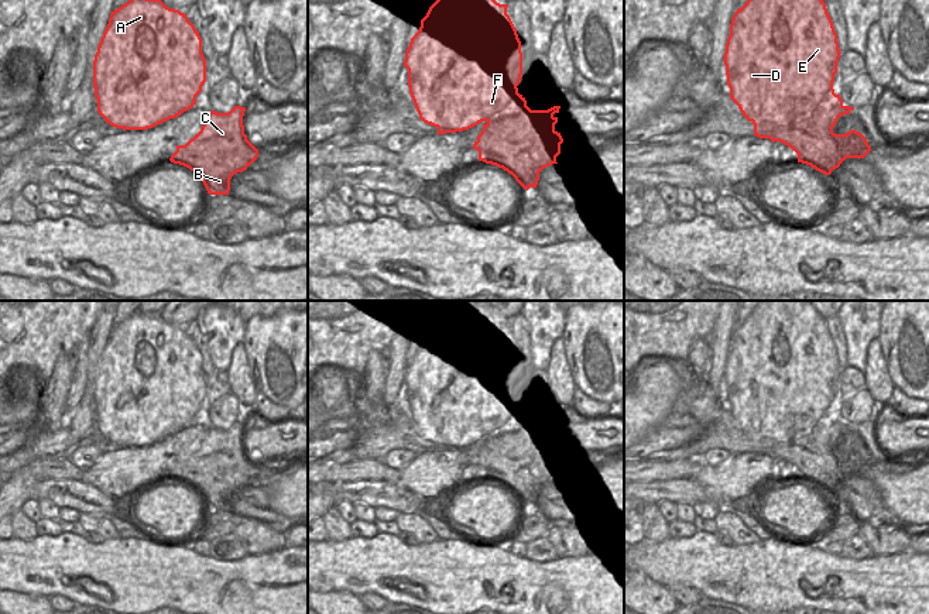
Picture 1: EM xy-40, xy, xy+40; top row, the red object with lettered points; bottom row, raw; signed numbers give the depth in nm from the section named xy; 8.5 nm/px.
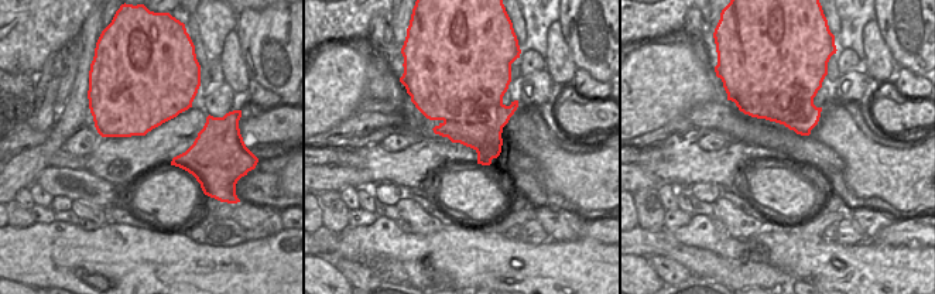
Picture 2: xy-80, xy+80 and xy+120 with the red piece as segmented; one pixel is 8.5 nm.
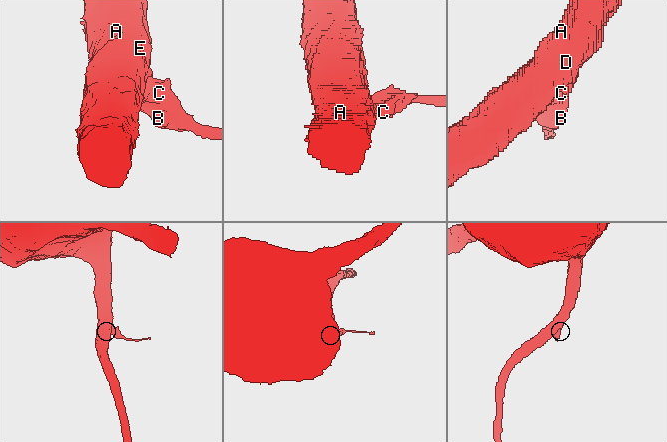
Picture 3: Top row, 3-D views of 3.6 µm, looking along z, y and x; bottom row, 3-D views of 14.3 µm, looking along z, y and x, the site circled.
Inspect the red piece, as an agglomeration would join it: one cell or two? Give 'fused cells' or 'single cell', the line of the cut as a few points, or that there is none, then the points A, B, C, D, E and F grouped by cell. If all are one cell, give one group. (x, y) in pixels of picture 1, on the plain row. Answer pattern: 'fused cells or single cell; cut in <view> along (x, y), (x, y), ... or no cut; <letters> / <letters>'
fused cells; cut in xy+40 along (832, 402), (813, 425), (798, 431), (789, 439), (753, 439); A D E F / B C

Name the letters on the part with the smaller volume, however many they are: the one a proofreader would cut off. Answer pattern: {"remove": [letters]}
{"remove": ["B", "C"]}

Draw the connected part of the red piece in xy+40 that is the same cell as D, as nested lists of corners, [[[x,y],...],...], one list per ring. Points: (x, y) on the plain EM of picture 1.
[[[758,301],[731,335],[724,381],[730,414],[753,439],[791,440],[796,432],[815,426],[833,404],[840,374],[837,350],[826,319],[810,301]]]

